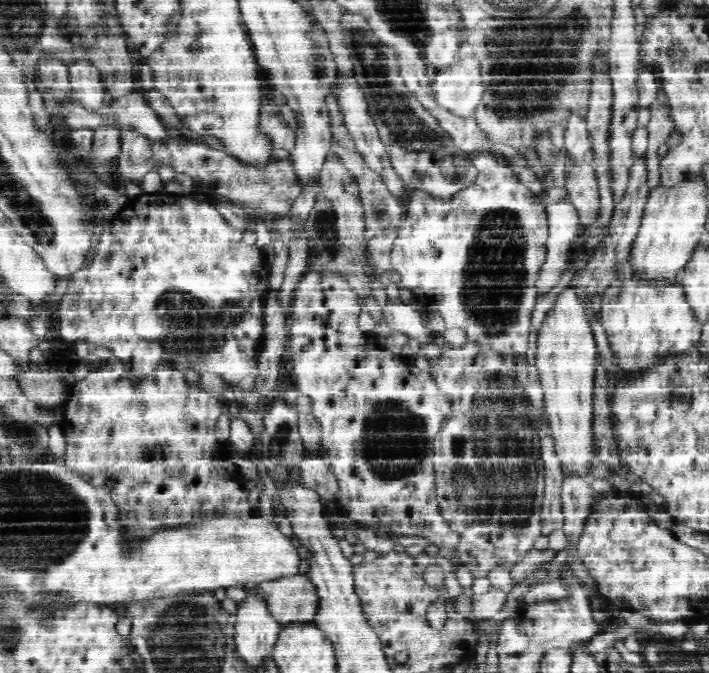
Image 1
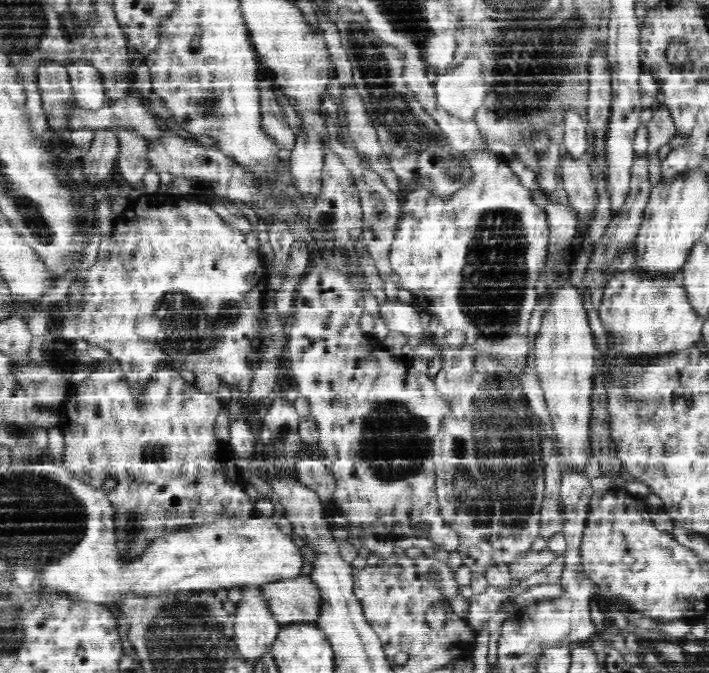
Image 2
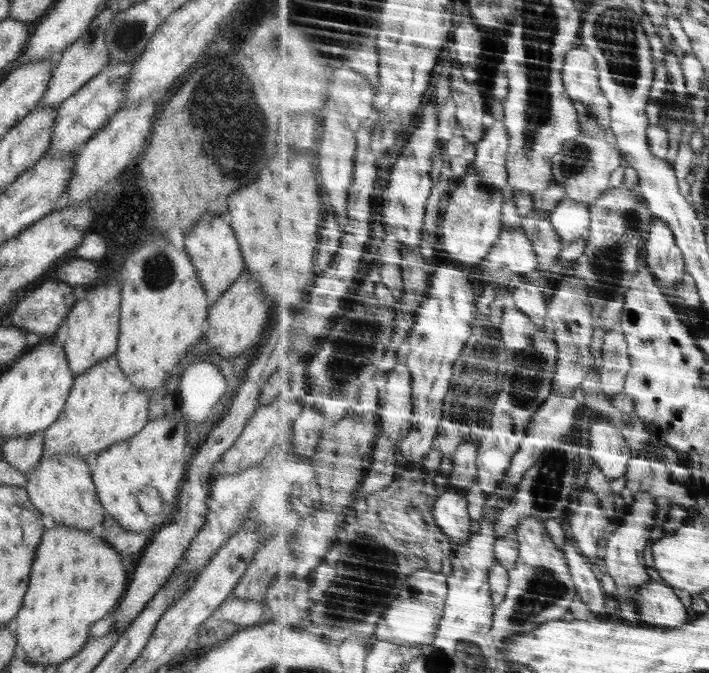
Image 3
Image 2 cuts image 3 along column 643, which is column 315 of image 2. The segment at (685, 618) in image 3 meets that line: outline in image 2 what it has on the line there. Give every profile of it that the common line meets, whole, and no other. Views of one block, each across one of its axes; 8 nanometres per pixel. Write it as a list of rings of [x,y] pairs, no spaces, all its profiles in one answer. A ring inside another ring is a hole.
[[[300,574],[254,587],[266,601],[272,616],[283,626],[312,623],[320,612],[318,589],[308,576]]]

